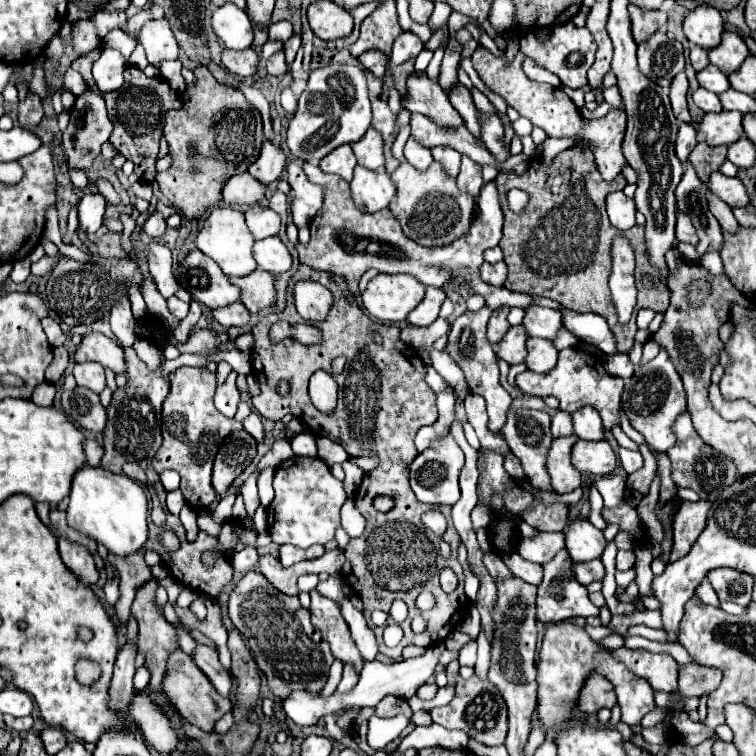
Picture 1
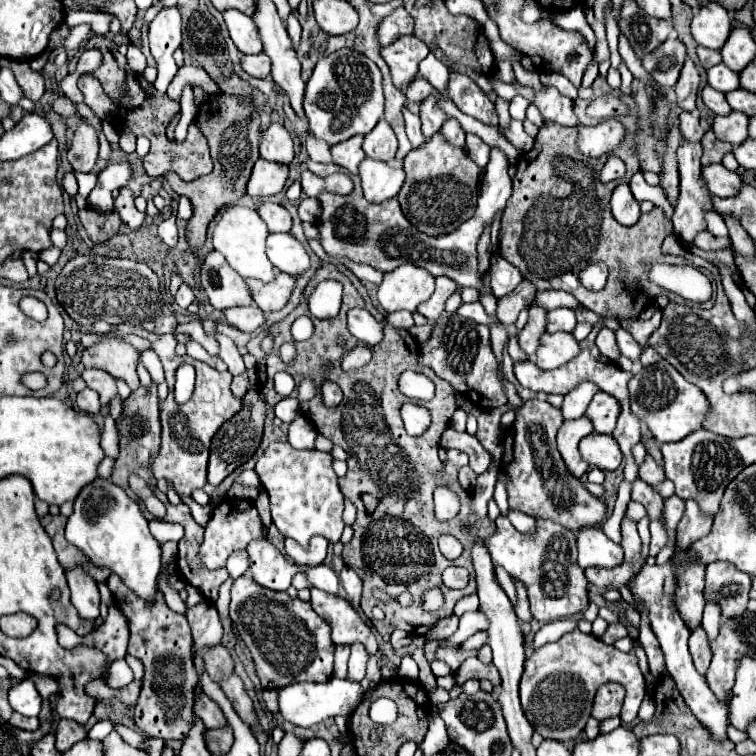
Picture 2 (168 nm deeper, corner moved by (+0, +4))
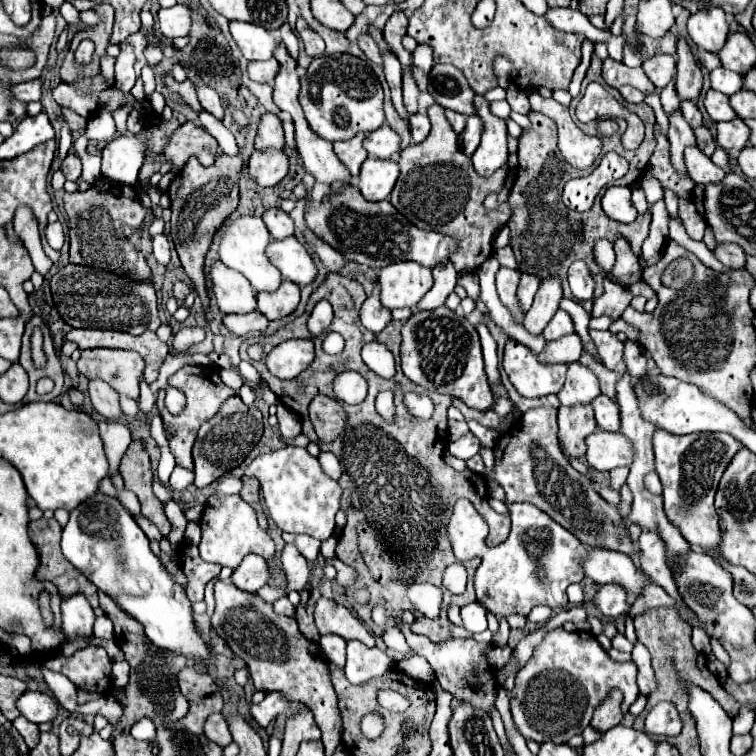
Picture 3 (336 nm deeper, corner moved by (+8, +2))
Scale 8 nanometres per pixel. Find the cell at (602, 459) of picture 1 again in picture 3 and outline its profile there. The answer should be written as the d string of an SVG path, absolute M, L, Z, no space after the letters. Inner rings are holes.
M596 429L586 437L586 461L596 471L612 471L632 463L632 445L620 433Z

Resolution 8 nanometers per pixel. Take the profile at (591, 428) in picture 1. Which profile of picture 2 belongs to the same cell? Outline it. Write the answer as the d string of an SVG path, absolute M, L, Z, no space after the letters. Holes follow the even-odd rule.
M598 391L592 403L588 405L586 415L594 423L596 433L612 433L616 427L616 419L620 415L620 403L612 395Z

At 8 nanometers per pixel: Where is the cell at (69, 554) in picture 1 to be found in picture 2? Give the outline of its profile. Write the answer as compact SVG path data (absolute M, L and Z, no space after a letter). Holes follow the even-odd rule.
M82 569L68 571L66 579L72 591L72 605L78 609L78 615L82 619L96 619L100 615L100 595L94 579Z

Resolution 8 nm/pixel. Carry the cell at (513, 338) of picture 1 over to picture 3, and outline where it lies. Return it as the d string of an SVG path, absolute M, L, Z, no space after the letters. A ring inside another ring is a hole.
M546 279L540 283L540 289L534 297L530 311L524 315L524 327L530 335L542 335L544 327L558 311L558 303L562 299L562 287L558 279Z

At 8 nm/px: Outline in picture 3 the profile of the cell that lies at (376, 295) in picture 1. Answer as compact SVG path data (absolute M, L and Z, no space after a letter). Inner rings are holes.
M400 261L380 269L378 285L380 285L380 301L386 309L400 307L416 307L416 303L430 291L432 287L432 271L428 267L420 267L414 261Z

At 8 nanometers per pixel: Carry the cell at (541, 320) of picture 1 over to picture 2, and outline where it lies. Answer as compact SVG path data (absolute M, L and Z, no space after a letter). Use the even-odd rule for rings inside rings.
M554 309L548 313L548 333L572 331L576 323L576 313L572 309Z

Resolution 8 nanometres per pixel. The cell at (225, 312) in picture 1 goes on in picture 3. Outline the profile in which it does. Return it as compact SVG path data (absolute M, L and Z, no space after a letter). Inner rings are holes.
M252 311L246 315L224 315L222 323L234 333L234 335L248 335L252 331L264 331L268 327L268 319L260 311Z

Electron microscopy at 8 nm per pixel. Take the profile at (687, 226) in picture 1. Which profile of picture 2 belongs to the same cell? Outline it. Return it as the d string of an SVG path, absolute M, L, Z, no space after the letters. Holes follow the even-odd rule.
M702 231L696 235L694 245L704 251L718 251L718 249L728 249L730 247L730 237L714 237L708 231Z

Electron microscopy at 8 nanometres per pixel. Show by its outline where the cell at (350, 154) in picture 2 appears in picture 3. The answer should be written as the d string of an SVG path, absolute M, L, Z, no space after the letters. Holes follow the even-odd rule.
M358 133L354 135L352 139L348 141L338 141L334 143L334 153L336 157L342 161L342 165L350 171L352 177L358 177L358 171L360 171L360 165L364 163L364 159L368 157L364 147L362 147L362 139L364 139L364 133Z

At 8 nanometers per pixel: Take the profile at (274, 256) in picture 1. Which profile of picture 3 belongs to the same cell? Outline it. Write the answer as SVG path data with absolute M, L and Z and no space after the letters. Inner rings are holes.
M296 237L286 239L272 239L266 247L268 259L272 259L272 265L282 273L284 279L296 283L296 285L308 285L316 277L316 265L306 251L304 245L296 241Z

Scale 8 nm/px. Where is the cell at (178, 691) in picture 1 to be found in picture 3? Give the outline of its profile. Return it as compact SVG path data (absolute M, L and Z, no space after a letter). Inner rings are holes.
M212 713L212 715L206 719L206 723L204 723L204 735L206 735L210 741L218 743L220 747L226 747L228 743L232 743L232 735L230 735L230 731L228 731L228 723L226 723L226 719L222 717L222 713Z

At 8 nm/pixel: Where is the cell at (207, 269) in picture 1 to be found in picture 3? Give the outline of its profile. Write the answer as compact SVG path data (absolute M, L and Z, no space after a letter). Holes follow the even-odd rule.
M220 261L210 267L212 293L222 313L250 313L256 309L256 293L248 279Z

